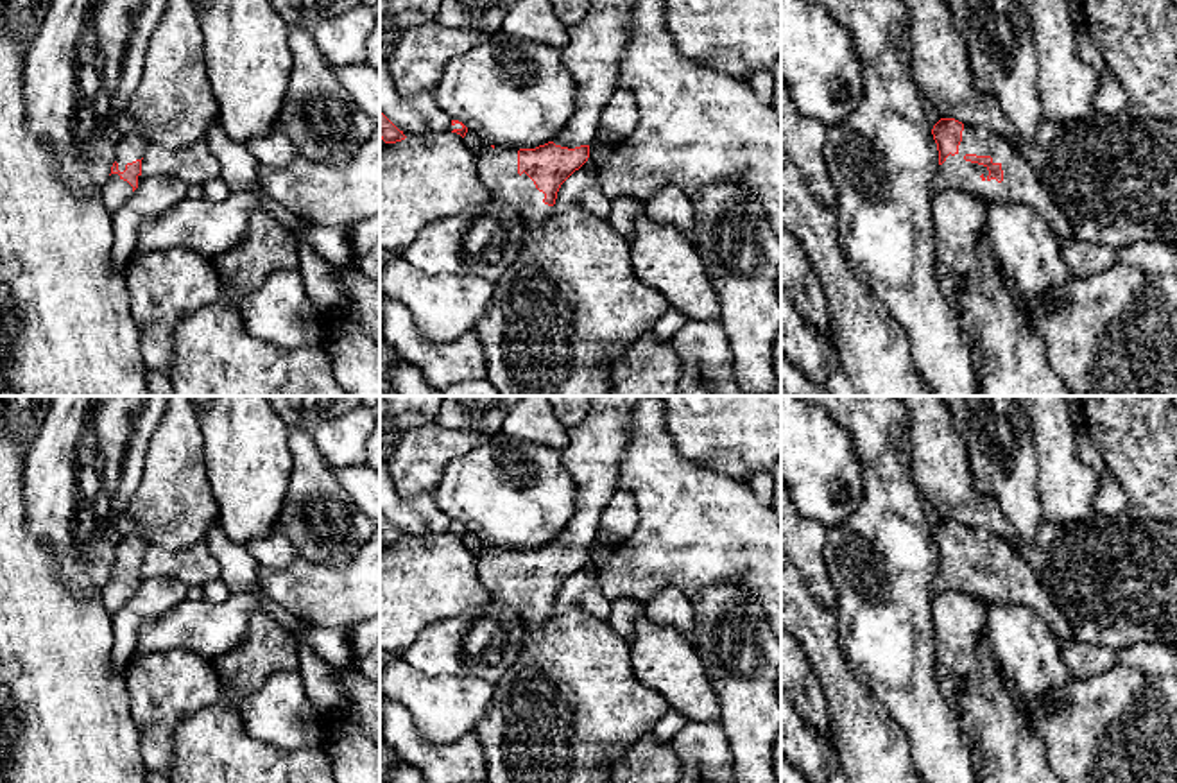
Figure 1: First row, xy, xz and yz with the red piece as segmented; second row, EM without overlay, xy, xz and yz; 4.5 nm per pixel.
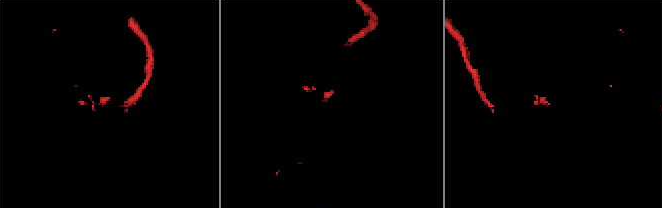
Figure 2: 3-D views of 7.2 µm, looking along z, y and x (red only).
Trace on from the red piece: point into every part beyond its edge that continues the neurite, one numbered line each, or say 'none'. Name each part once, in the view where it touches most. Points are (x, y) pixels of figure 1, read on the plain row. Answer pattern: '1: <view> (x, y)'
1: yz (1020, 585)

